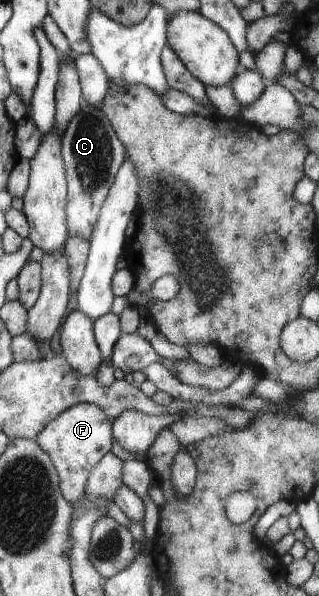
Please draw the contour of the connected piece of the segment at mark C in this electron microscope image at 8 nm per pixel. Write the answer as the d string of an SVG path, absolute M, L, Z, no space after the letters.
M82 102L76 115L68 121L61 135L61 157L66 182L66 229L70 237L89 239L98 219L98 211L106 199L118 168L126 156L126 149L116 137L110 121L100 107Z

